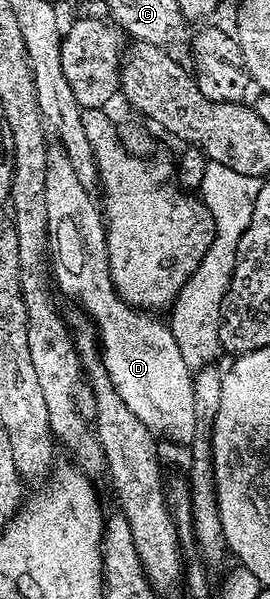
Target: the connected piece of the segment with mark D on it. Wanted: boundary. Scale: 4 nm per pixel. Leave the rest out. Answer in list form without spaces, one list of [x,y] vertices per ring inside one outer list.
[[[61,145],[51,146],[48,150],[48,177],[44,181],[44,201],[48,205],[48,251],[52,256],[52,277],[56,282],[56,287],[63,291],[70,299],[75,299],[77,306],[85,311],[91,319],[94,320],[94,326],[98,329],[98,337],[100,340],[100,354],[102,363],[106,366],[108,377],[112,381],[112,385],[116,389],[116,393],[120,393],[120,401],[124,401],[124,405],[128,405],[128,409],[132,409],[132,413],[136,413],[136,417],[140,417],[140,421],[144,421],[144,425],[148,425],[148,429],[159,440],[167,439],[170,443],[182,443],[189,445],[195,436],[195,398],[193,396],[194,376],[192,368],[188,365],[188,361],[184,361],[184,356],[180,354],[180,345],[176,345],[176,337],[172,337],[169,322],[158,320],[157,314],[151,313],[145,309],[139,309],[122,300],[121,295],[114,287],[114,282],[110,276],[110,266],[108,265],[108,245],[106,244],[106,221],[104,211],[101,206],[94,204],[91,188],[86,187],[80,181],[80,177],[76,177],[76,169],[72,167],[72,161],[68,157],[68,153]]]

